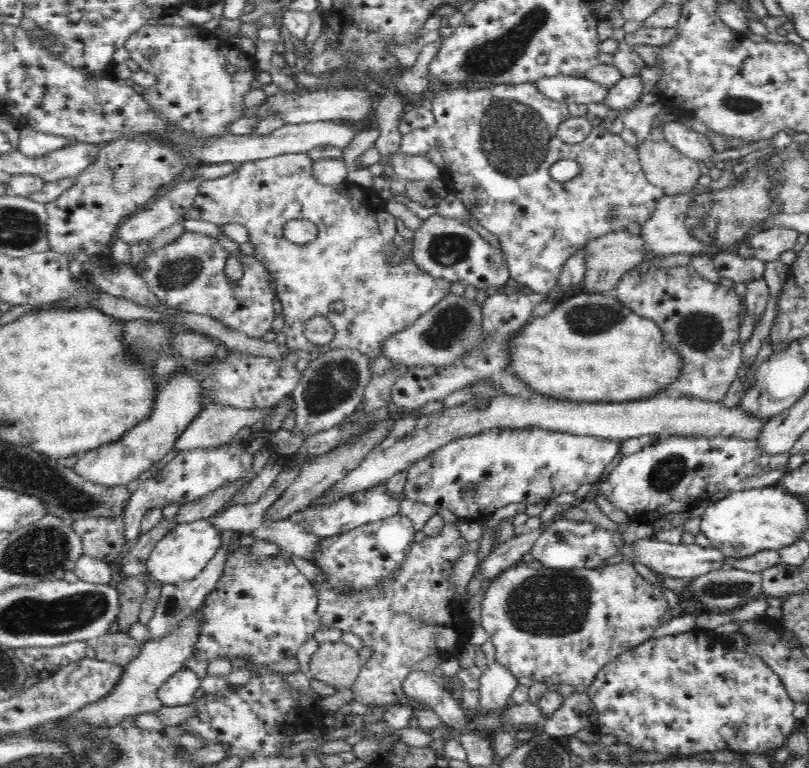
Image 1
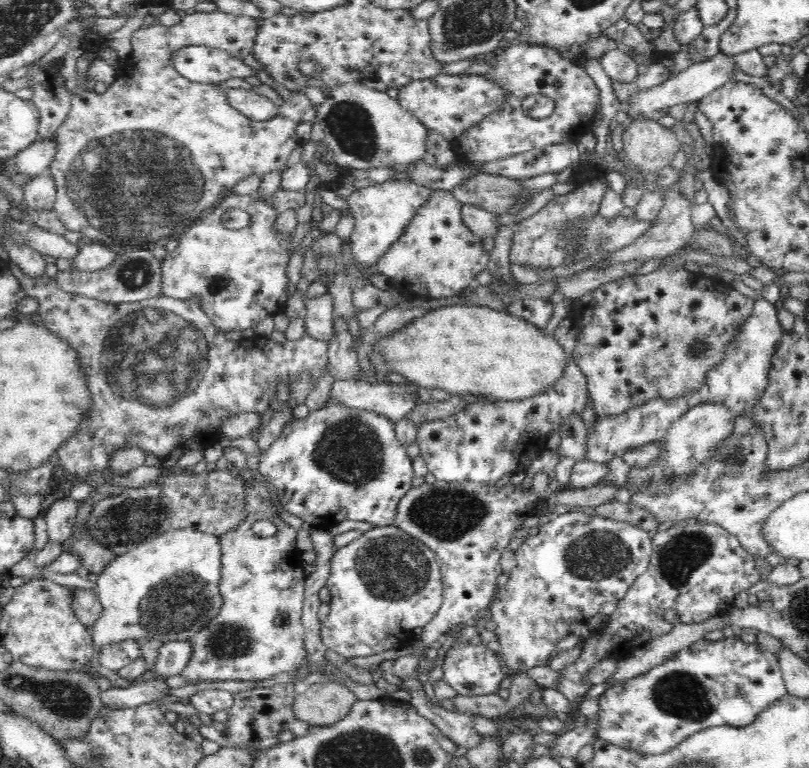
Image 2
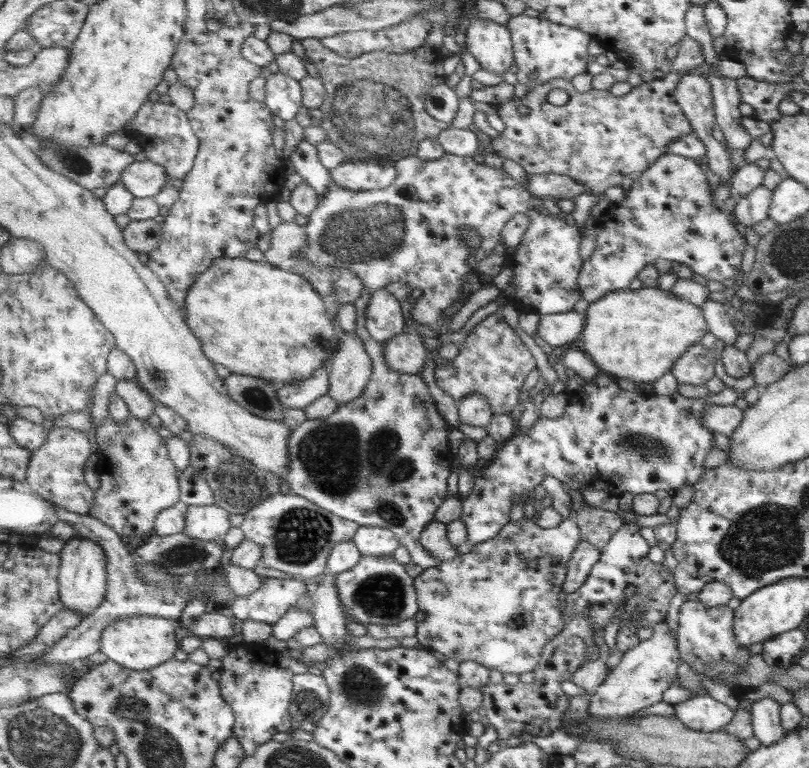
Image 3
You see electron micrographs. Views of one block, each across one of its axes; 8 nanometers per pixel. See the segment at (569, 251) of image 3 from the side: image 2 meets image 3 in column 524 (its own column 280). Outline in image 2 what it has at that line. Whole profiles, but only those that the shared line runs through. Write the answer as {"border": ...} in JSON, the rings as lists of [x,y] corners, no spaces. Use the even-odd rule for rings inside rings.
{"border":[[[231,192],[223,197],[181,233],[177,250],[166,254],[161,262],[161,294],[193,299],[223,333],[256,328],[268,316],[282,311],[278,303],[285,307],[289,297],[286,268],[292,236],[277,234],[273,228],[276,217],[275,210],[253,194]],[[234,208],[252,215],[252,224],[242,230],[226,227],[222,216]]]}

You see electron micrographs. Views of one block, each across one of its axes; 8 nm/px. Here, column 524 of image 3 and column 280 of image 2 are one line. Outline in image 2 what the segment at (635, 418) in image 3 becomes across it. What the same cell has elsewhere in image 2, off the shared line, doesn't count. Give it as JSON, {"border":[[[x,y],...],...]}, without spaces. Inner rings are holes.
{"border":[[[328,399],[326,406],[307,411],[284,425],[280,436],[261,453],[258,475],[266,479],[278,492],[280,504],[312,527],[330,529],[344,520],[368,522],[382,527],[394,525],[398,505],[412,491],[414,466],[405,446],[395,435],[395,422],[370,410],[342,408]]]}

